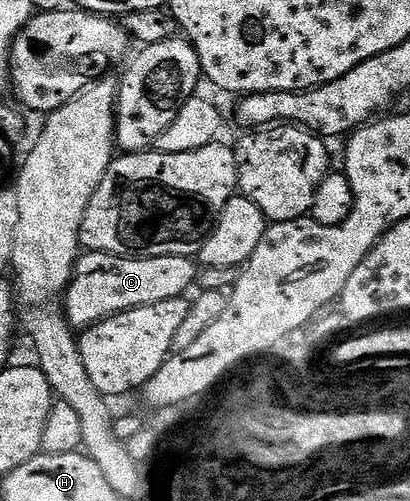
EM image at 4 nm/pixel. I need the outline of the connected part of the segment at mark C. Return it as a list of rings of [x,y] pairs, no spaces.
[[[84,251],[75,263],[75,275],[65,293],[66,318],[72,329],[86,330],[118,312],[165,302],[178,296],[186,297],[187,291],[196,287],[200,271],[200,265],[190,256],[114,256],[108,252]]]

